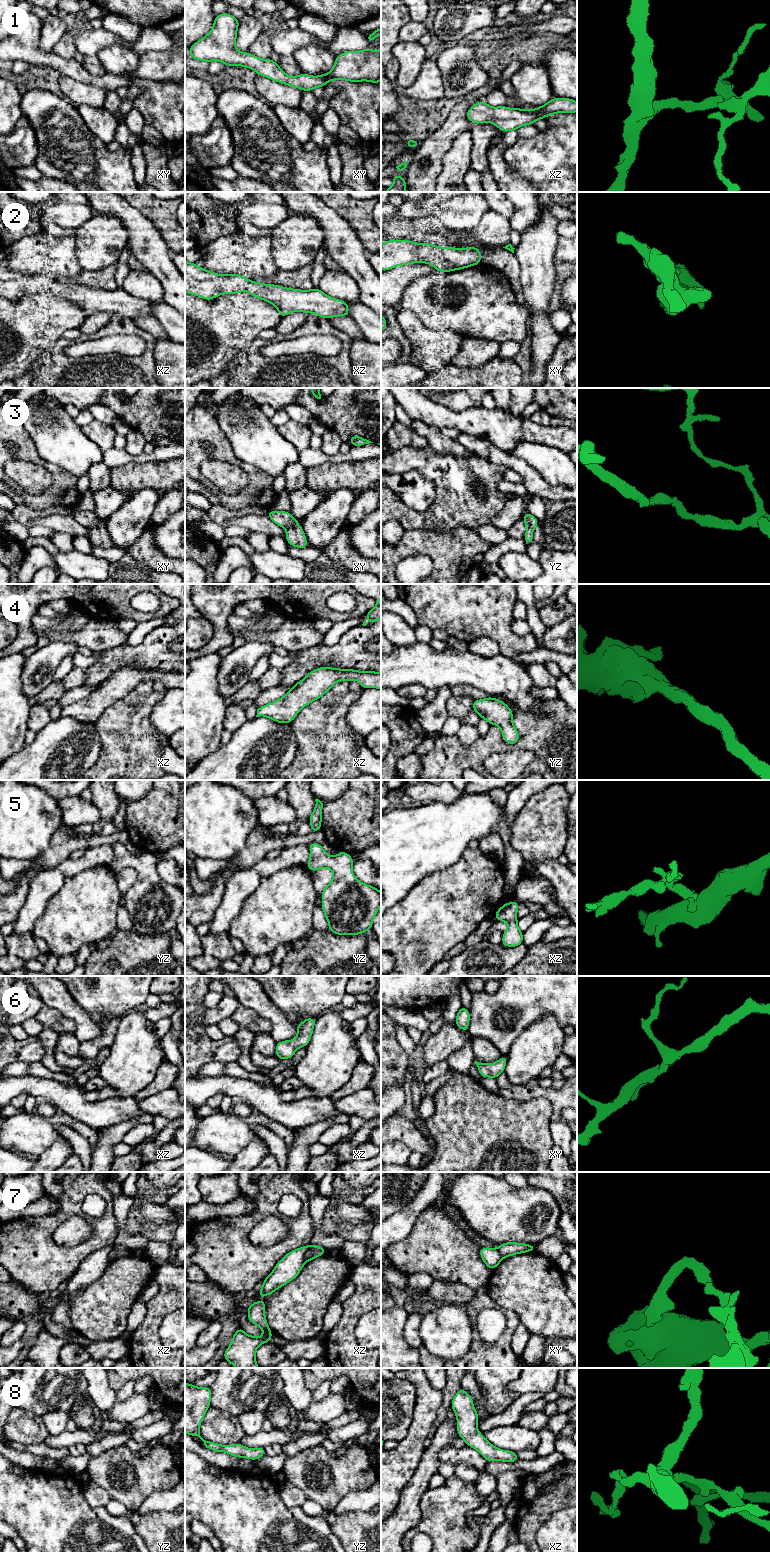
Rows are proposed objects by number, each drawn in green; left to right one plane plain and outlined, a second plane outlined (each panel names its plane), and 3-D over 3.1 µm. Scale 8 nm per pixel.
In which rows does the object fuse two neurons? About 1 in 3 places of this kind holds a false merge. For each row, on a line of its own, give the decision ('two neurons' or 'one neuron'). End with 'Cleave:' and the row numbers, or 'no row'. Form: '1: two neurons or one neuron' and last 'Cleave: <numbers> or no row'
1: one neuron
2: one neuron
3: one neuron
4: one neuron
5: one neuron
6: one neuron
7: two neurons
8: one neuron
Cleave: 7

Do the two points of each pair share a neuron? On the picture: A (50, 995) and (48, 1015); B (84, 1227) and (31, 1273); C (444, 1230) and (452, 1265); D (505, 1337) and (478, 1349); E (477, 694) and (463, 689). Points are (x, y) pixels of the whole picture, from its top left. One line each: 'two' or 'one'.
A: two
B: two
C: one
D: one
E: one

